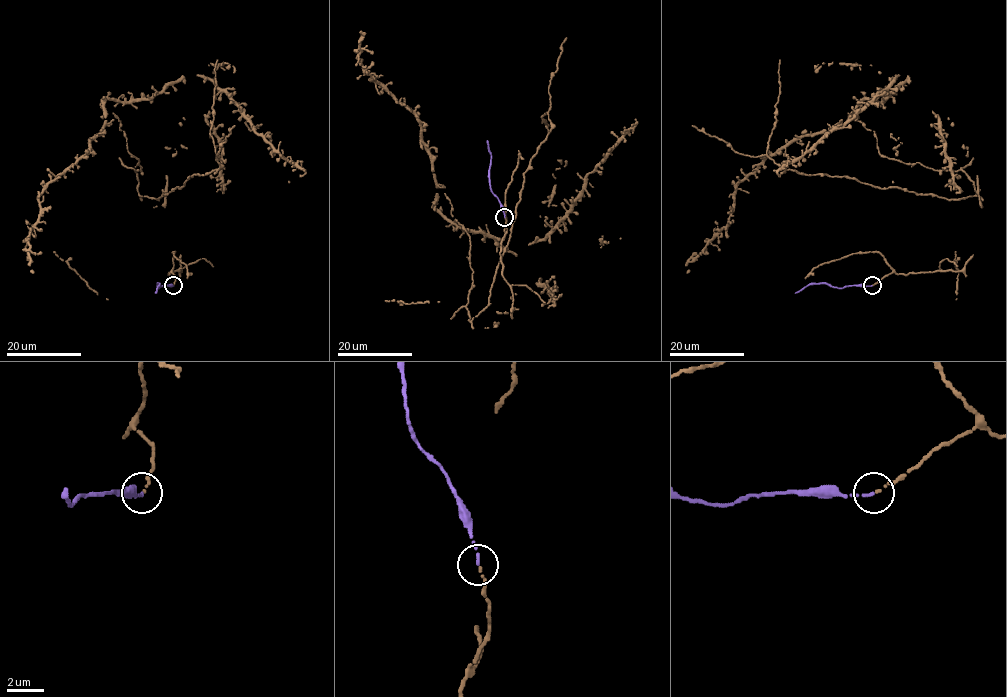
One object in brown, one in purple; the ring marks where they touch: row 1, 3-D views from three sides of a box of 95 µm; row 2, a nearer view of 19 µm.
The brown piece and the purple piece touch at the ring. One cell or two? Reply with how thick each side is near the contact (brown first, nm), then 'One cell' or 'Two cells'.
Thickness 130 nm (brown) against 140 nm. One cell

